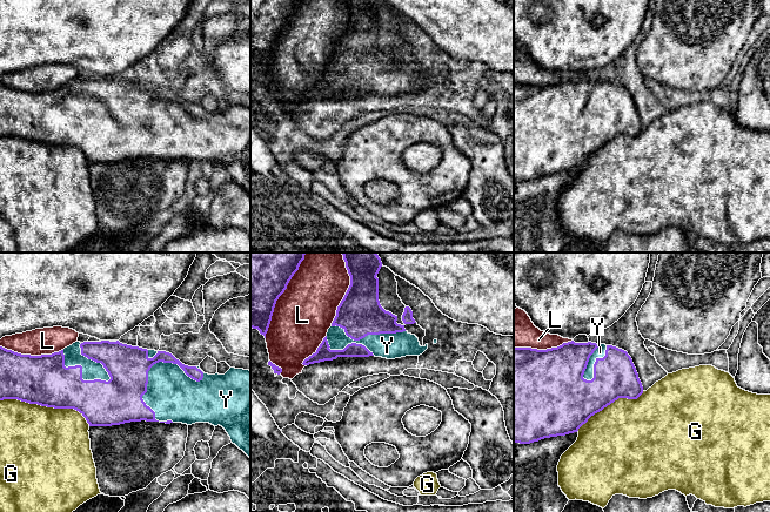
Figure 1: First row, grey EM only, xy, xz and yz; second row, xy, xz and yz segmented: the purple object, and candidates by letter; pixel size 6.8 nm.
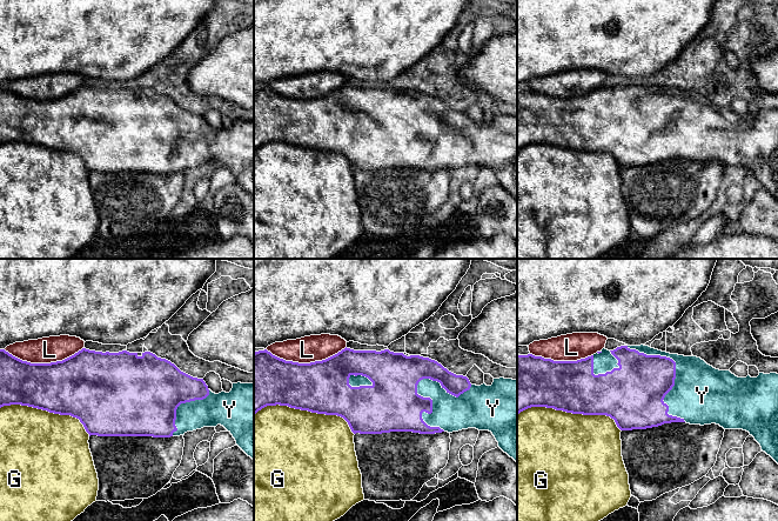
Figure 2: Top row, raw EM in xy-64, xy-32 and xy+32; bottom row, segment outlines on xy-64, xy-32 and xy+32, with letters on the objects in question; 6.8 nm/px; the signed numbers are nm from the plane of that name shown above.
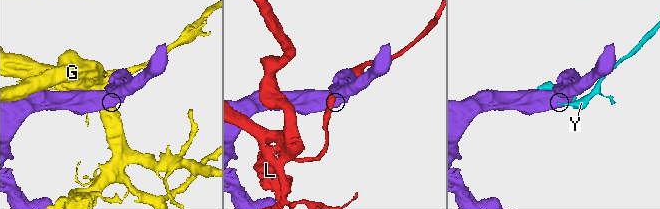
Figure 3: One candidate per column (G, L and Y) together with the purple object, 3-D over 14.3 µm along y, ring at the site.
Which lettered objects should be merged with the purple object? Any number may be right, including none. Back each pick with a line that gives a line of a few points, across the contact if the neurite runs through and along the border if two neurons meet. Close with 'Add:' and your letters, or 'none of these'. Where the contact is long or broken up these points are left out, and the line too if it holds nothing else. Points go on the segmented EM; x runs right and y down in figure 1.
Add: Y

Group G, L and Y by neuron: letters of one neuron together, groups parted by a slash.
G / L / Y

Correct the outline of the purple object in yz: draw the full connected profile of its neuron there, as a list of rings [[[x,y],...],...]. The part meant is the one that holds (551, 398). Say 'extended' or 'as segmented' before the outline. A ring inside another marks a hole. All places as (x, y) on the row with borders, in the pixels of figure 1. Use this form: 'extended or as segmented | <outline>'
extended | [[[571,341],[547,350],[514,348],[514,444],[577,432],[591,416],[618,398],[637,399],[642,393],[643,386],[631,357],[616,346]]]

